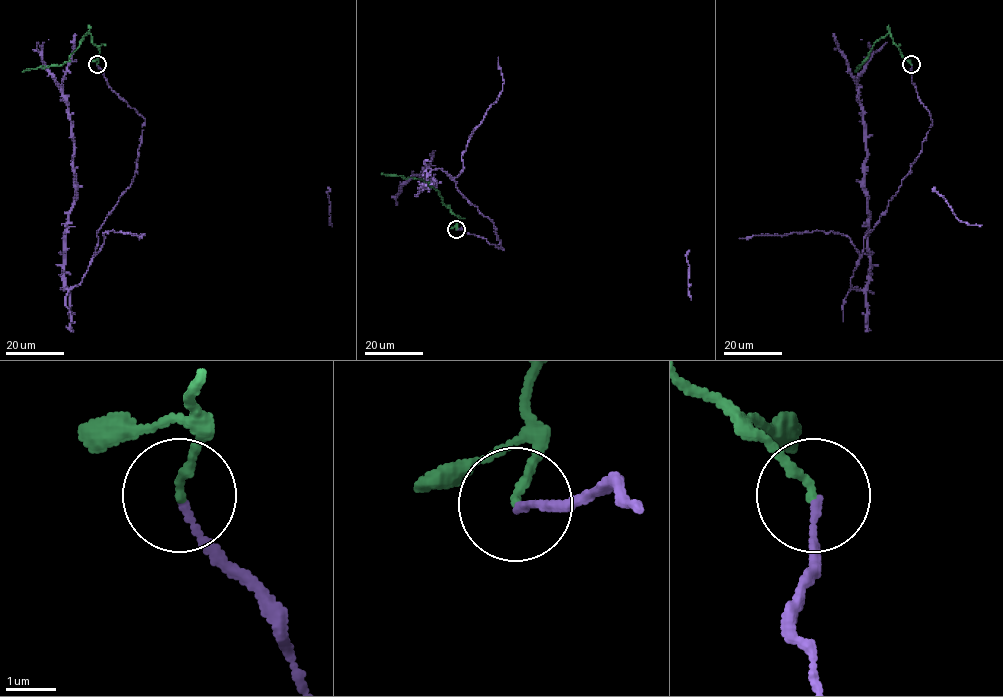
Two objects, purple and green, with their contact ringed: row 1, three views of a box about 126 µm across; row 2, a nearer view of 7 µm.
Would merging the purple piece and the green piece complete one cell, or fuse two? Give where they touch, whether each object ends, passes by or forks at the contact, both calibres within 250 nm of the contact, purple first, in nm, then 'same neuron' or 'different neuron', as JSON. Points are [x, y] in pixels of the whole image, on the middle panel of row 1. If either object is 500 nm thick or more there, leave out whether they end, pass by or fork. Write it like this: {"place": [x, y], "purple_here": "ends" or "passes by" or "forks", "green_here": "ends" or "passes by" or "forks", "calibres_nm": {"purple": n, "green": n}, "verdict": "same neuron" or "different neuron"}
{"place": [456, 229], "purple_here": "ends", "green_here": "ends", "calibres_nm": {"purple": 130, "green": 170}, "verdict": "same neuron"}

